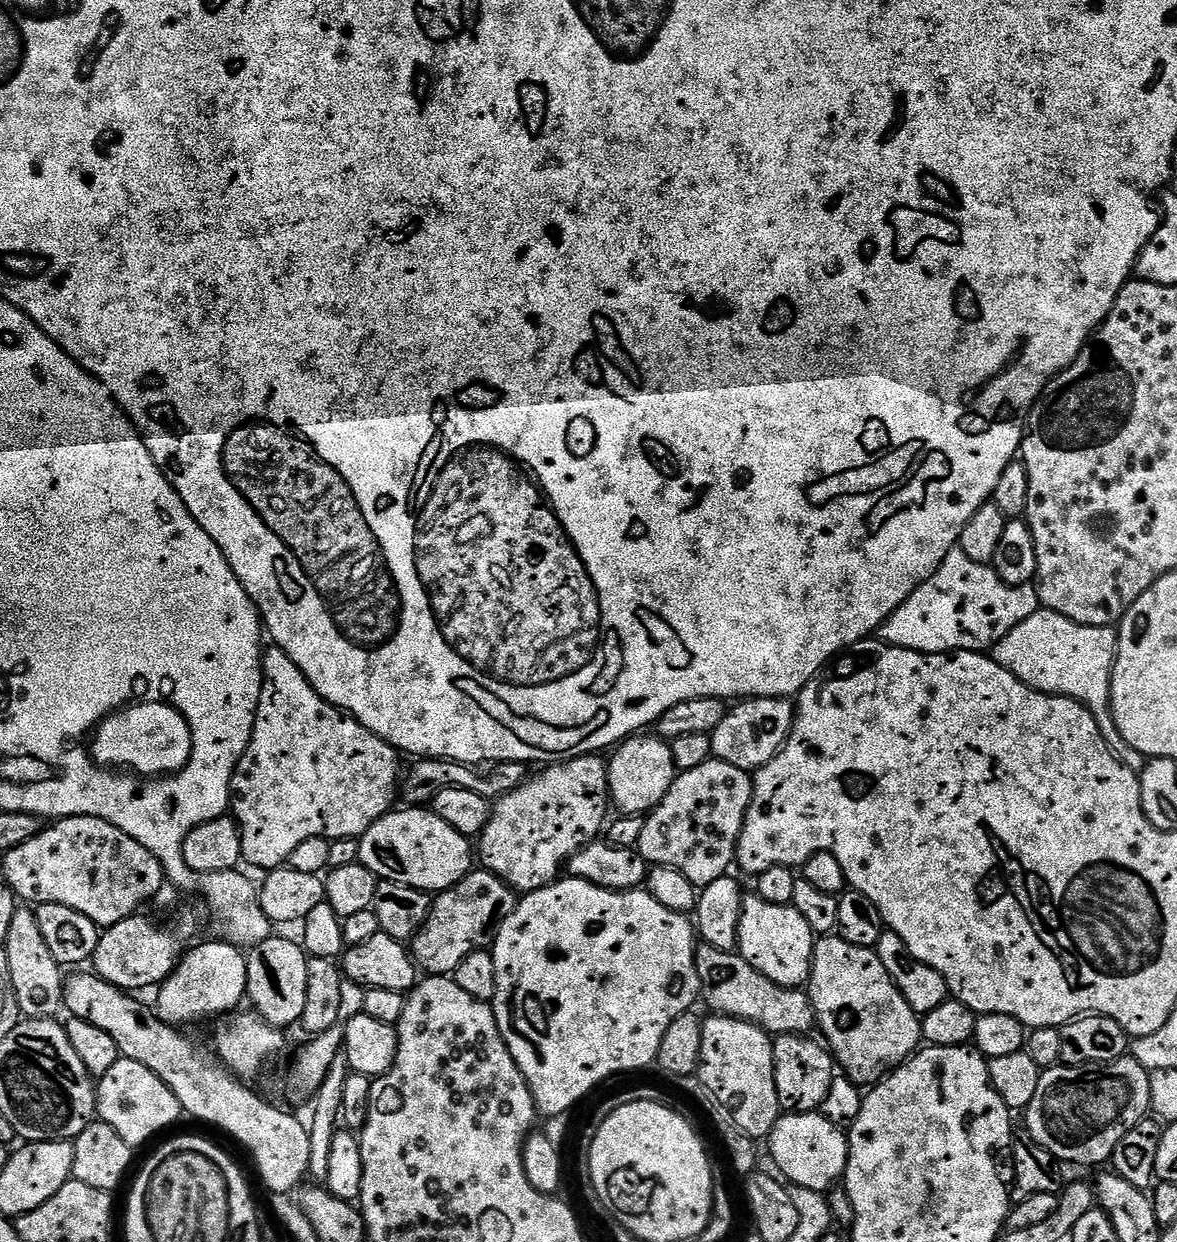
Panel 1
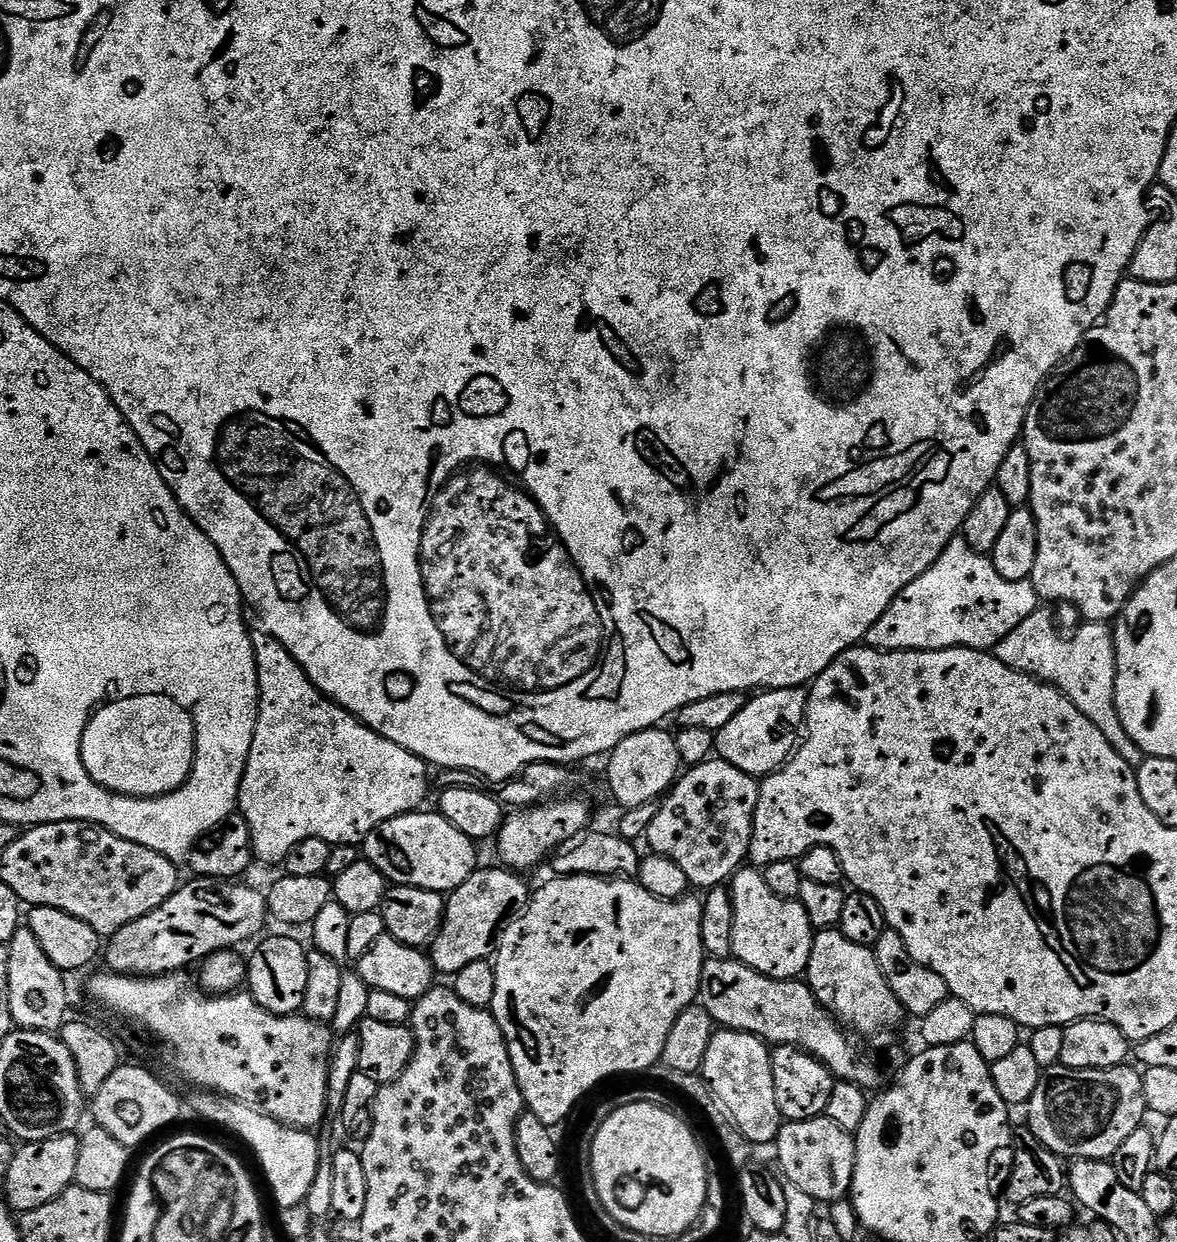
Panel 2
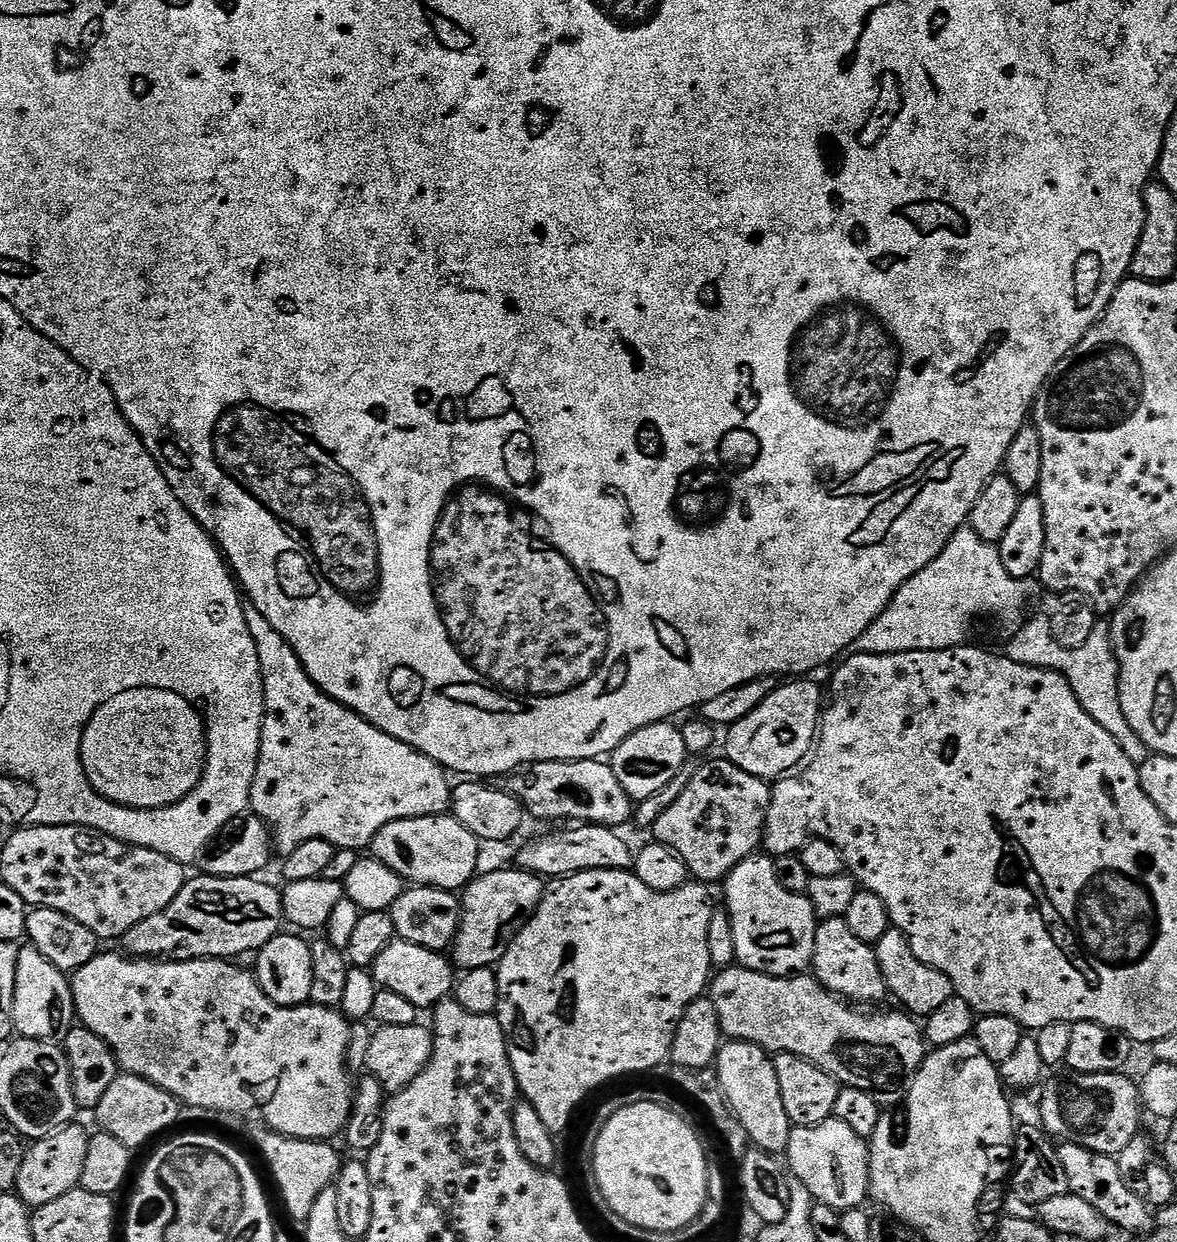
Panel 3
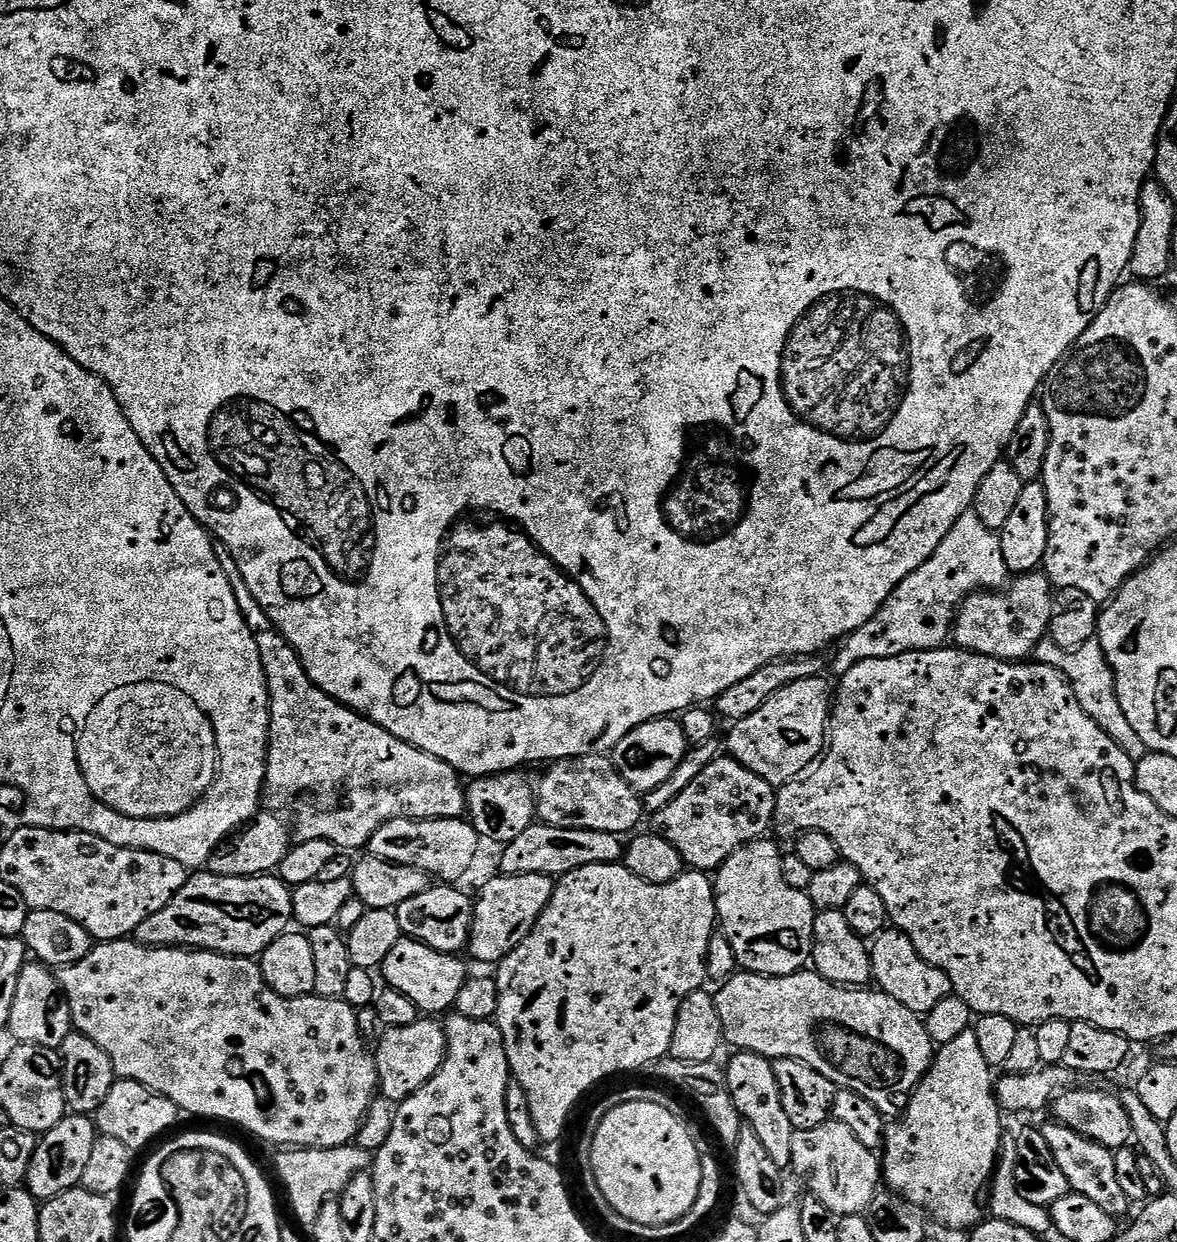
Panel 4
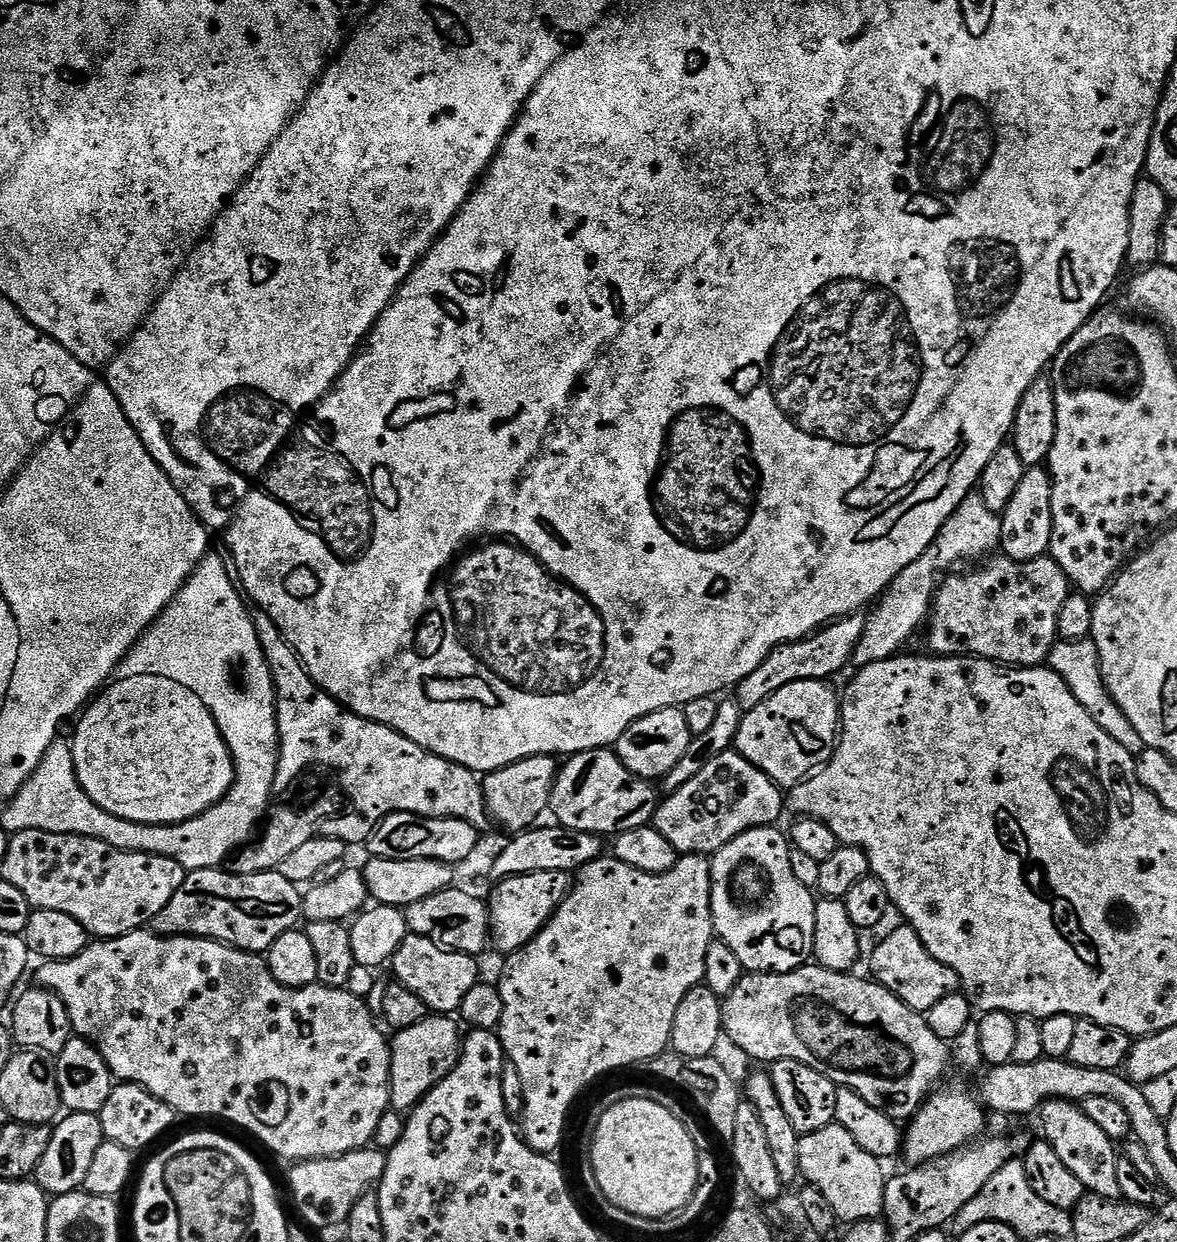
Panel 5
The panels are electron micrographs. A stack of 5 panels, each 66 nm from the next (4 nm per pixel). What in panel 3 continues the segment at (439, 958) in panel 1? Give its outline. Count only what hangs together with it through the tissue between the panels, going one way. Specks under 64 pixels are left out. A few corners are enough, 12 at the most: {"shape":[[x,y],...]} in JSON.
{"shape":[[519,866],[463,889],[457,969],[499,965],[545,881]]}

